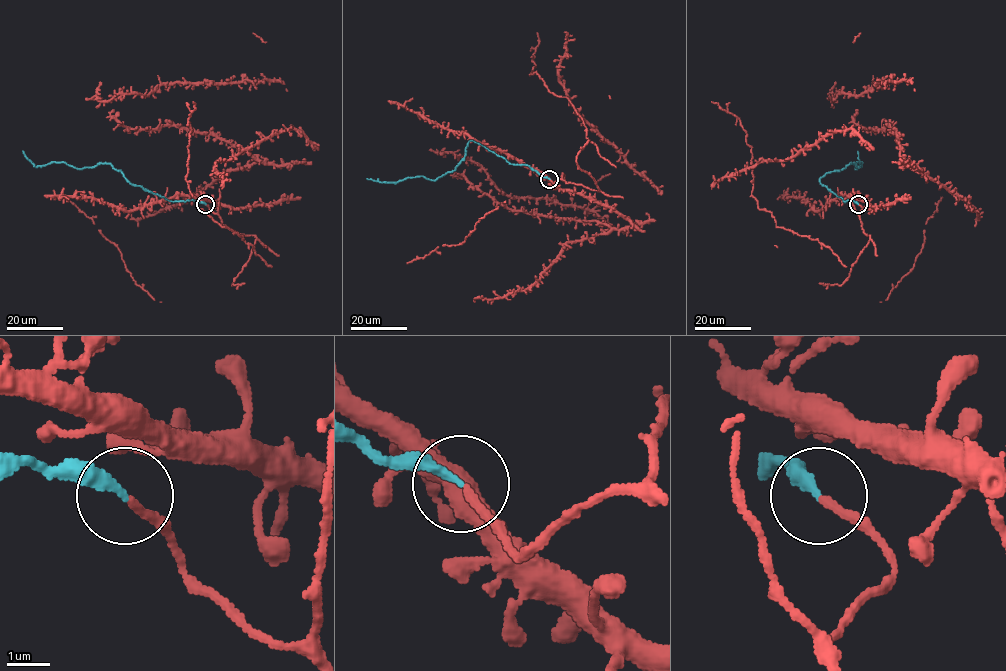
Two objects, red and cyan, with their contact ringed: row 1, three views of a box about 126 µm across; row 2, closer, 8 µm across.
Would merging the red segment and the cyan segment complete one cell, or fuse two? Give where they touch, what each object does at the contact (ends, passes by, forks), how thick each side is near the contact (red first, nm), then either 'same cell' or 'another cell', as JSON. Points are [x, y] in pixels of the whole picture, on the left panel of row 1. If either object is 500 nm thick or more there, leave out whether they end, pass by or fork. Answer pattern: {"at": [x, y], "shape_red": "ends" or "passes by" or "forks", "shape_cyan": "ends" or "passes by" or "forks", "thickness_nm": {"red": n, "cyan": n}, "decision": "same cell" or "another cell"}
{"at": [205, 204], "shape_red": "ends", "shape_cyan": "ends", "thickness_nm": {"red": 190, "cyan": 220}, "decision": "same cell"}

